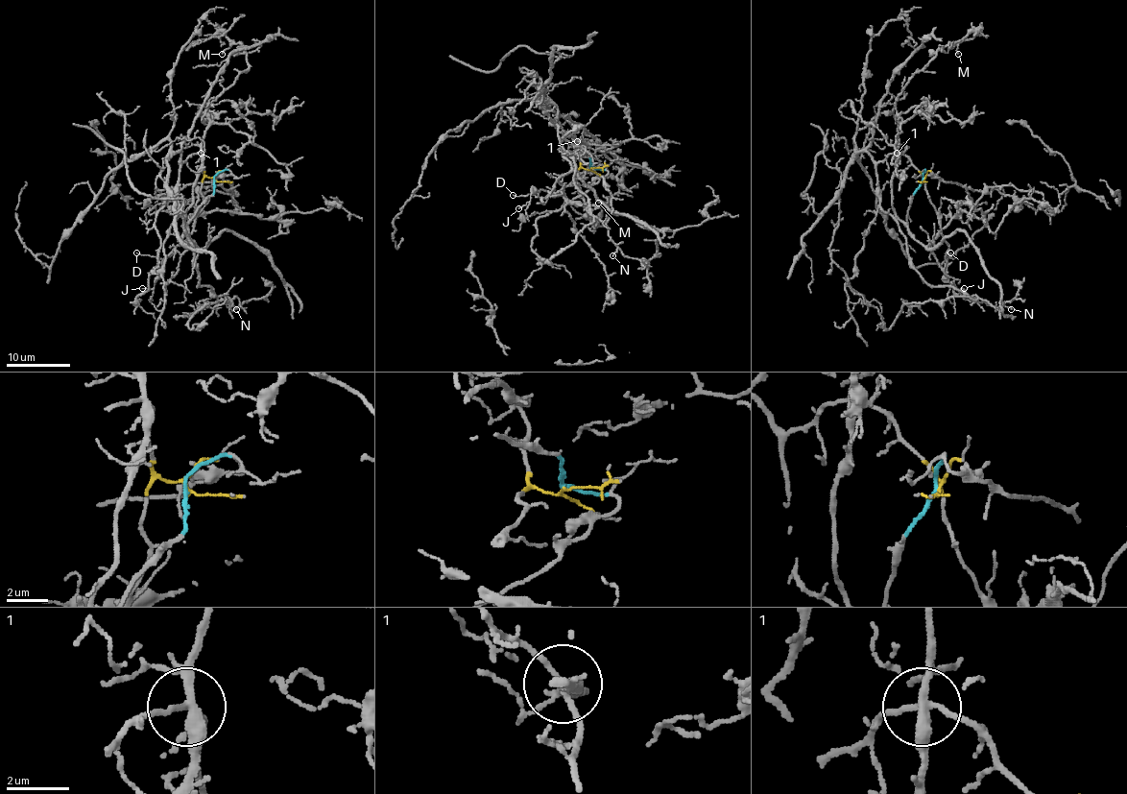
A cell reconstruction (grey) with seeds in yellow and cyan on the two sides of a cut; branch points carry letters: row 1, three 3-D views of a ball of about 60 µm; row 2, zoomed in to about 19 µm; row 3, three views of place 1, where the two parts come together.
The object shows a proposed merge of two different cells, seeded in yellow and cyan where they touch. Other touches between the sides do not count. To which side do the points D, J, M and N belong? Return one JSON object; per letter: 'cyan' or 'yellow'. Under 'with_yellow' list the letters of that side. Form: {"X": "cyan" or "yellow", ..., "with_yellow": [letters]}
{"D": "yellow", "J": "yellow", "M": "cyan", "N": "yellow", "with_yellow": ["D", "J", "N"]}

